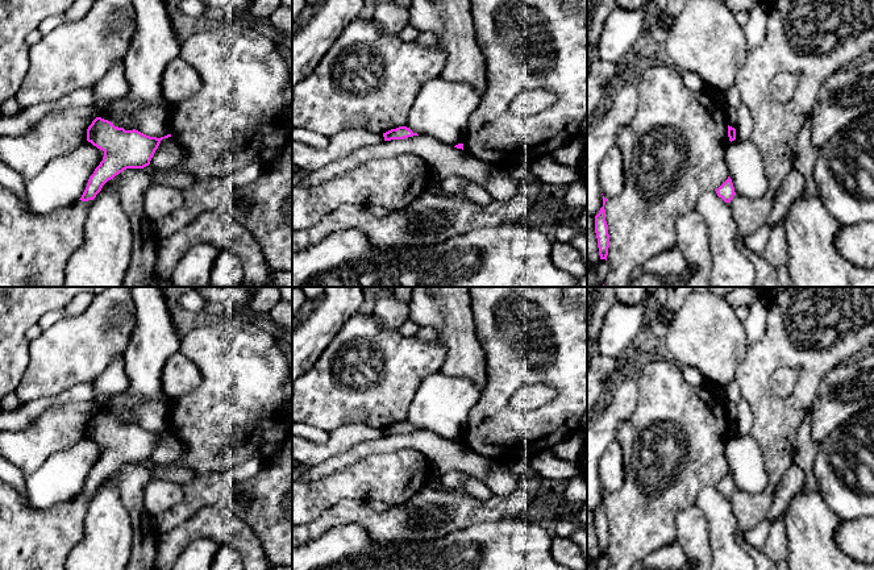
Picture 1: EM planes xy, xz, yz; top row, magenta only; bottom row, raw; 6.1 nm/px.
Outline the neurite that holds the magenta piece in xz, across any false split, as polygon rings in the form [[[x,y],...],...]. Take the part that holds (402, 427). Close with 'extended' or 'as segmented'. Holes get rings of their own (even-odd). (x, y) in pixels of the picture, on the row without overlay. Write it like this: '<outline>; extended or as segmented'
[[[399,421],[396,424],[391,424],[386,428],[383,428],[384,436],[391,436],[391,434],[404,434],[412,430],[419,430],[417,428],[413,428],[409,423],[407,421]]]; as segmented

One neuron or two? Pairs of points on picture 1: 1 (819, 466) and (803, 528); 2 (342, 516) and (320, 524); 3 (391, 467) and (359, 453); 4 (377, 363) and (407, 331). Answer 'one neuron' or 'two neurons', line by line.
1: two neurons
2: one neuron
3: two neurons
4: two neurons

